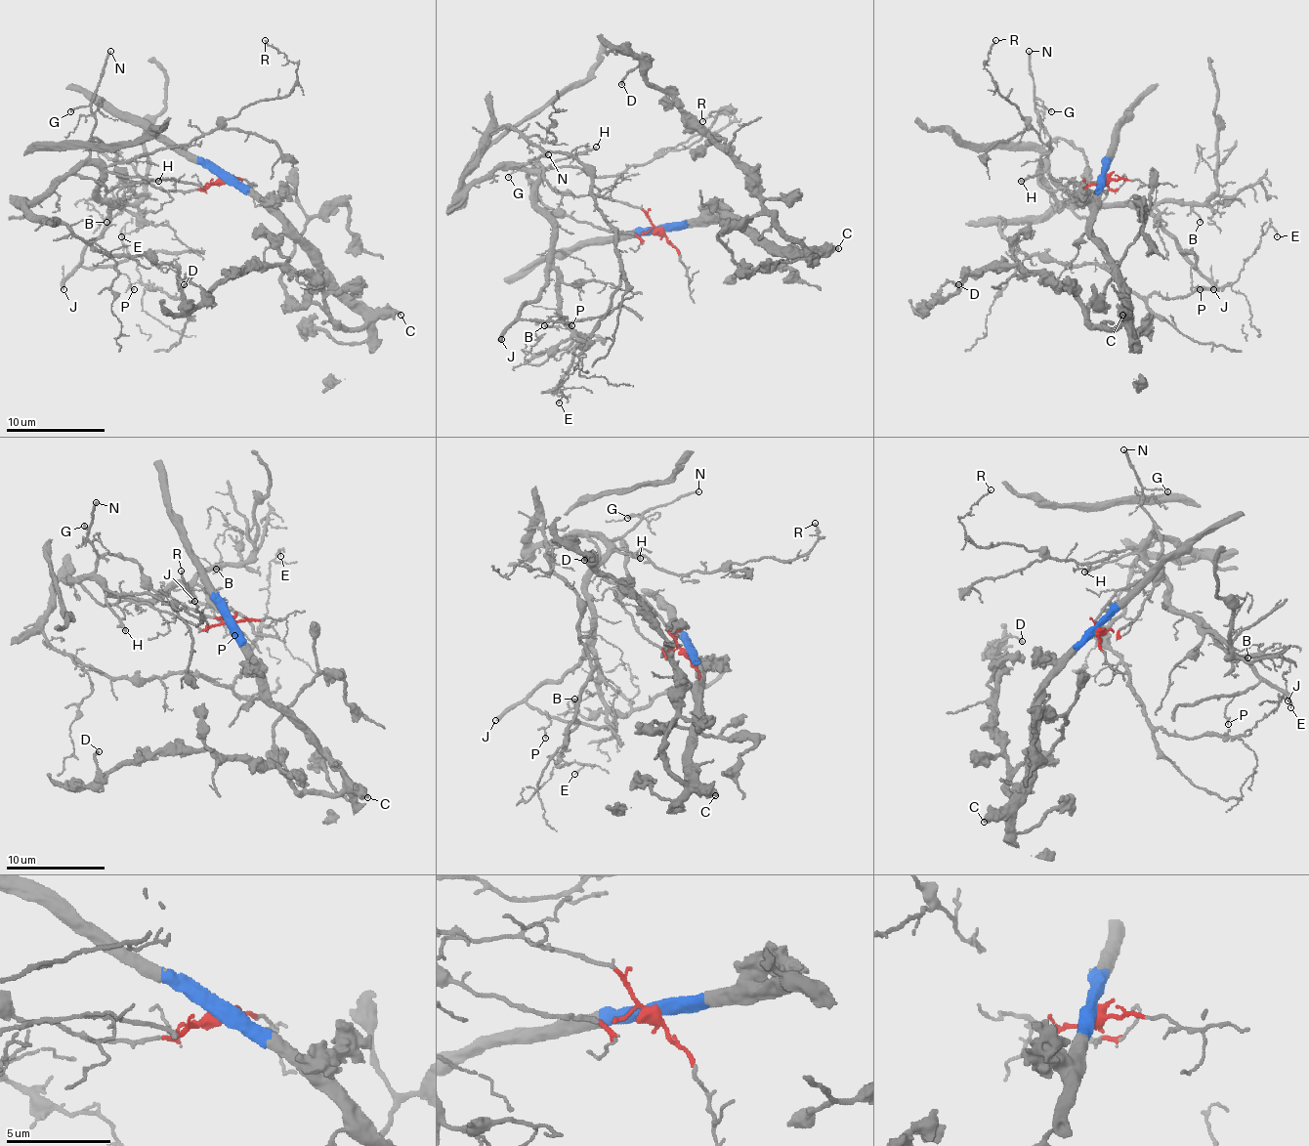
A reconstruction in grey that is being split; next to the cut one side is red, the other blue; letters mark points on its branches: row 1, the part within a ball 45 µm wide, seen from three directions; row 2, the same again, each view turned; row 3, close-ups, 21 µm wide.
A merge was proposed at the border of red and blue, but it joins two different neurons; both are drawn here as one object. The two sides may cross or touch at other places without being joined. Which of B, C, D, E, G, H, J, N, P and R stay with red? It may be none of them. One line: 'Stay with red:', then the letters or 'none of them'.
Stay with red: B, E, G, H, J, N, P, R

